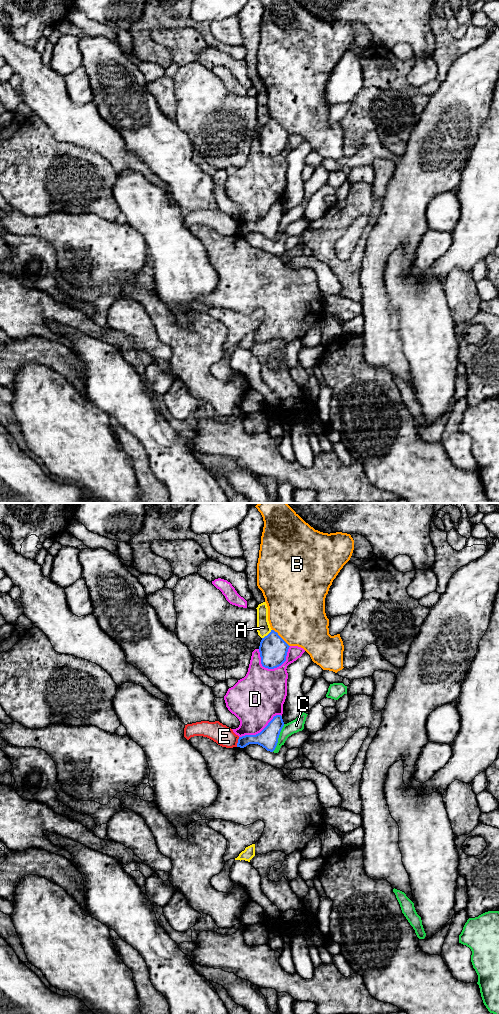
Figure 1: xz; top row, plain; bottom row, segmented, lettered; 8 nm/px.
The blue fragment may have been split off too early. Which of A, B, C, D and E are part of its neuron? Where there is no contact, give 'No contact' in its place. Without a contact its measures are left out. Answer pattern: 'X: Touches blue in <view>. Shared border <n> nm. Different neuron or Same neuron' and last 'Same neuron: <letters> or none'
A: Touches blue in xz. Shared border 110 nm. Different neuron
B: Touches blue in xz. Shared border 200 nm. Different neuron
C: Touches blue in xz. Shared border 240 nm. Different neuron
D: Touches blue in xz. Shared border 280 nm. Different neuron
E: Touches blue in xz. Shared border 80 nm. Different neuron
Same neuron: none

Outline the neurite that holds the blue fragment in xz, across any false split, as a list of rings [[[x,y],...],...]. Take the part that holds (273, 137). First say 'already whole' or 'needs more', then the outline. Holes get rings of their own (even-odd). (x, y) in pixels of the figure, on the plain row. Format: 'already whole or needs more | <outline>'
already whole | [[[271,118],[260,130],[259,140],[262,154],[268,157],[281,154],[286,149],[289,135],[277,120]]]

